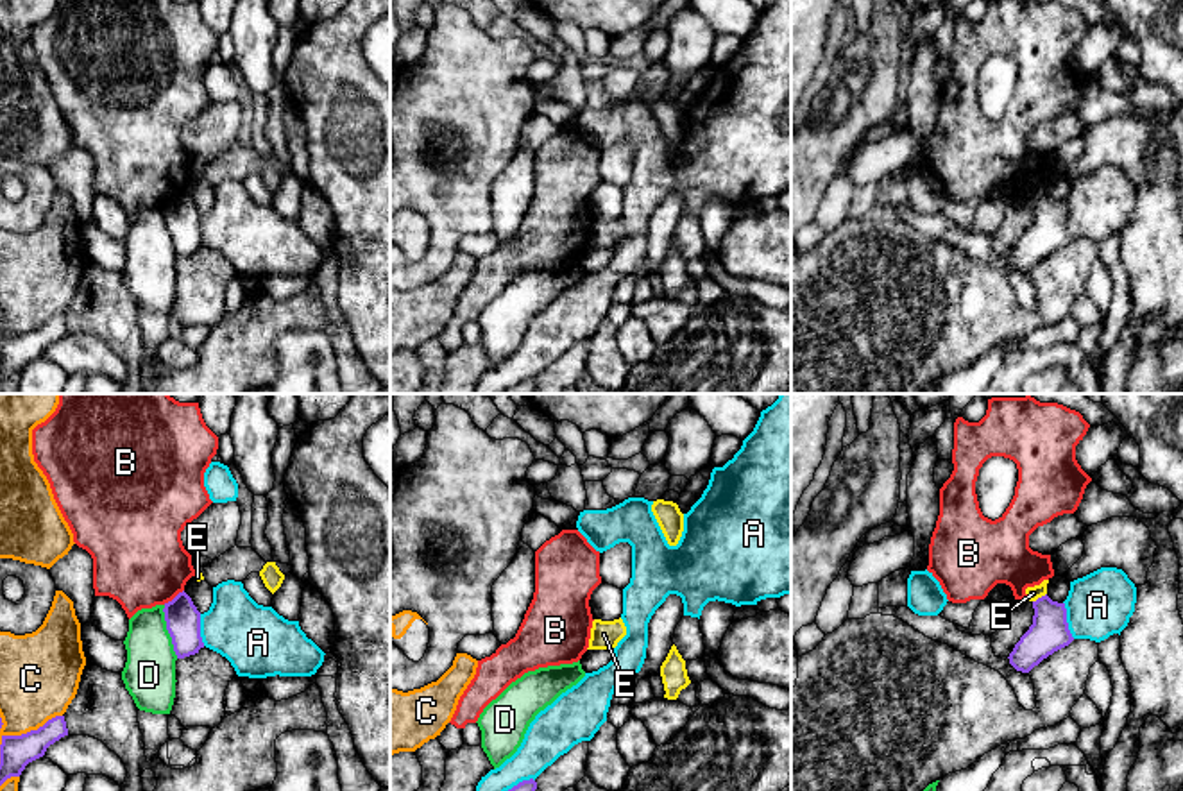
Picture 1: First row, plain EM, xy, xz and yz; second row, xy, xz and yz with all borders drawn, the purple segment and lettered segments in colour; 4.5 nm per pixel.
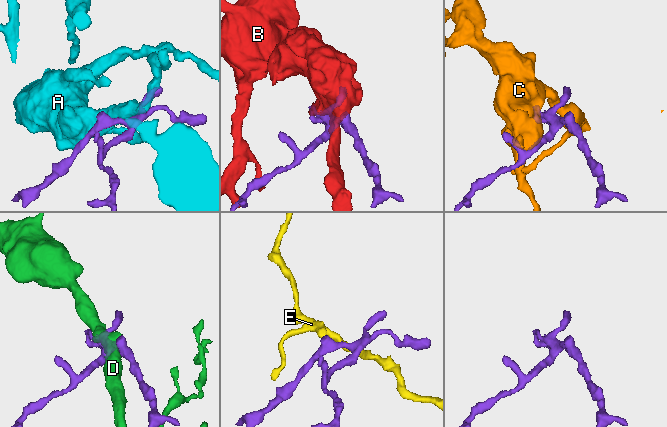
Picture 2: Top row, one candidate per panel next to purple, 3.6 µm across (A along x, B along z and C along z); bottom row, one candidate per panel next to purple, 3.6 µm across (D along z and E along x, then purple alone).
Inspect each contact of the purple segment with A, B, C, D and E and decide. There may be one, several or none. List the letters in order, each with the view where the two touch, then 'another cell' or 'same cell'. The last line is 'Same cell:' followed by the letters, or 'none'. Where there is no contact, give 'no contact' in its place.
A: contact in yz; another cell
B: contact in xy; another cell
C: contact in xy; another cell
D: contact in xy; another cell
E: contact in yz; another cell
Same cell: none

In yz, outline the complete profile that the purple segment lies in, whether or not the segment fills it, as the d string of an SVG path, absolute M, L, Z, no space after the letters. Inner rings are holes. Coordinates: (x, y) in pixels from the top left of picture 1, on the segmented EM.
M1045 594L1033 601L1033 608L1033 625L1008 657L1009 664L1022 673L1029 673L1043 659L1074 641L1067 623L1065 603L1052 601Z

